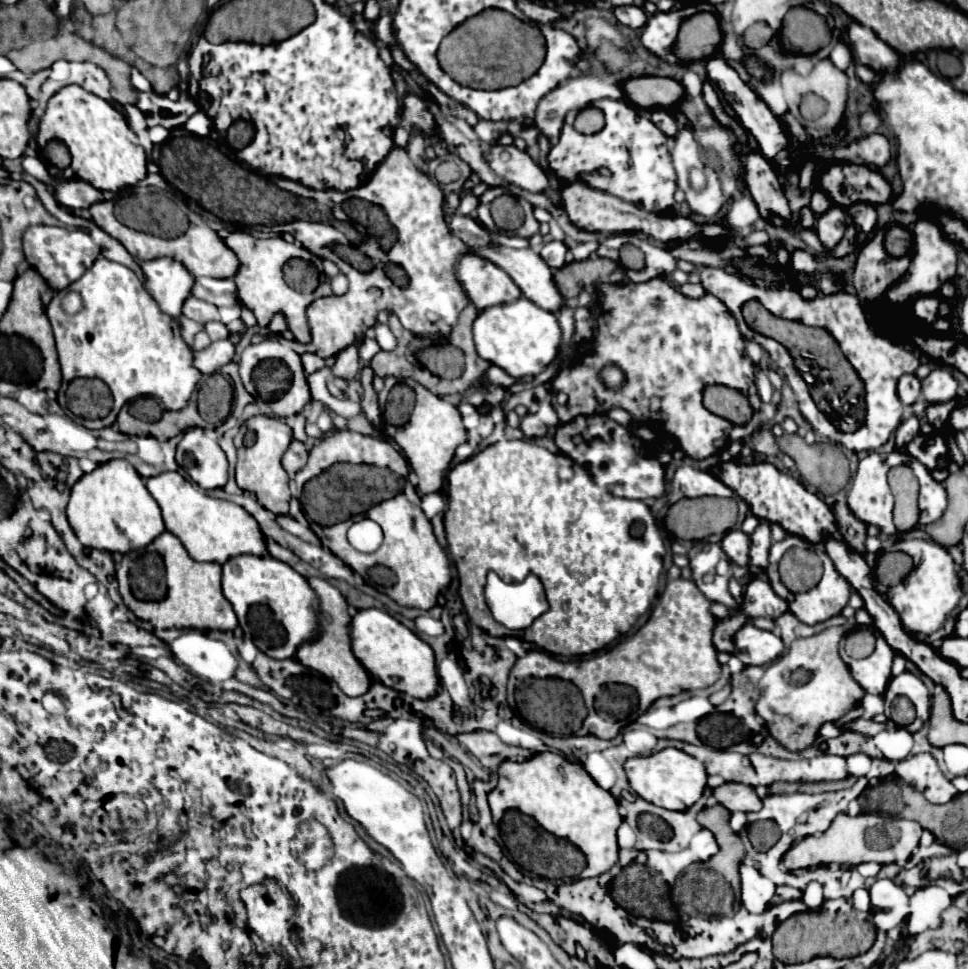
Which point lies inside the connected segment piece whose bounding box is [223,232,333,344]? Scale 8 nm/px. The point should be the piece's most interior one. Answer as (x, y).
(260, 286)

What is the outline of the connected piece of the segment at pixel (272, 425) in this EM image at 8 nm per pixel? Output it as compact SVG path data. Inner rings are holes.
M261 414L261 416L253 416L253 418L249 418L249 420L247 420L247 422L245 422L243 426L241 426L241 432L239 432L239 436L235 438L235 444L237 444L237 446L239 446L239 444L243 444L243 446L239 446L239 448L237 448L237 454L239 454L239 460L237 460L237 468L235 468L235 472L237 472L237 486L239 486L241 490L249 490L249 492L253 492L253 494L257 496L259 504L261 504L263 508L271 510L271 512L273 512L273 514L277 514L277 516L279 516L279 514L287 514L287 510L289 510L289 500L291 500L291 488L289 488L289 476L287 476L287 472L283 470L283 466L281 466L281 456L283 456L283 452L287 450L287 446L289 446L289 442L291 442L291 440L293 440L291 428L289 428L289 426L287 426L285 422L281 422L279 418L269 418L269 416L263 416L263 414ZM249 430L251 430L251 432L255 432L255 442L253 442L253 444L249 444L249 446L245 446L245 444L243 444L243 436L245 436L245 434L247 434Z

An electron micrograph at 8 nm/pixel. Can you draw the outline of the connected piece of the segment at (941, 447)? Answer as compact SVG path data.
M919 434L917 438L913 438L907 444L907 452L913 458L917 458L921 464L925 464L935 480L943 482L949 476L947 470L937 470L937 460L947 454L947 442L945 442L943 436L939 436L939 434L929 434L929 436Z

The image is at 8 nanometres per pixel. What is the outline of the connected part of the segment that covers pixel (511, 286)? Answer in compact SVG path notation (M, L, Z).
M477 254L461 256L457 274L469 300L479 310L493 304L509 304L523 296L507 272Z

